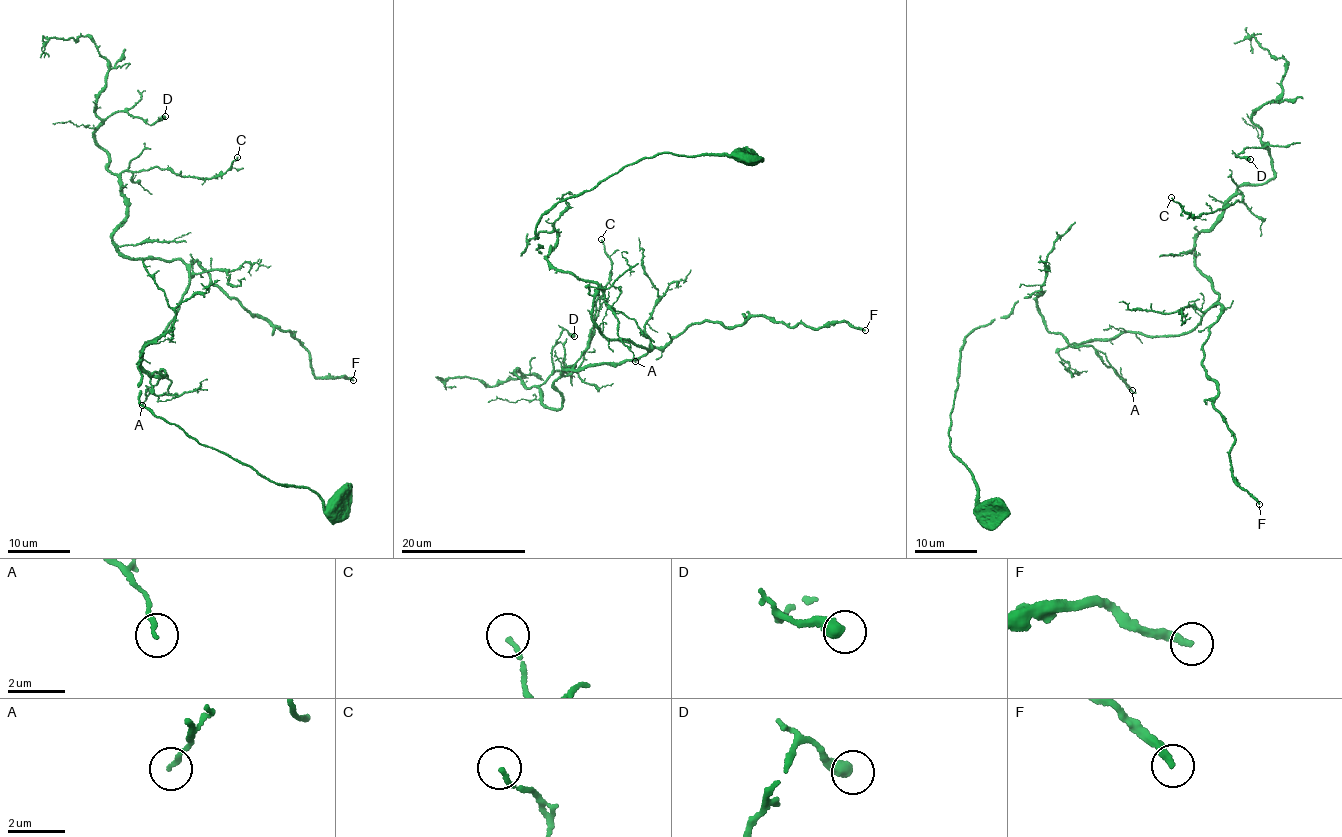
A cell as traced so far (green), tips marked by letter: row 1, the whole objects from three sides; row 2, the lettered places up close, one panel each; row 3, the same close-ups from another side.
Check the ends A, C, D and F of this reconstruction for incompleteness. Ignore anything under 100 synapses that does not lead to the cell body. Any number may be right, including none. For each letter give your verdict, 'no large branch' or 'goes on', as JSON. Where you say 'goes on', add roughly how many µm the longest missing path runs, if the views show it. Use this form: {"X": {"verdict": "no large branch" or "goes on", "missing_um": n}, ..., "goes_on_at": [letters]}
{"A": {"verdict": "no large branch"}, "C": {"verdict": "no large branch"}, "D": {"verdict": "no large branch"}, "F": {"verdict": "goes on", "missing_um": 100}, "goes_on_at": ["F"]}

